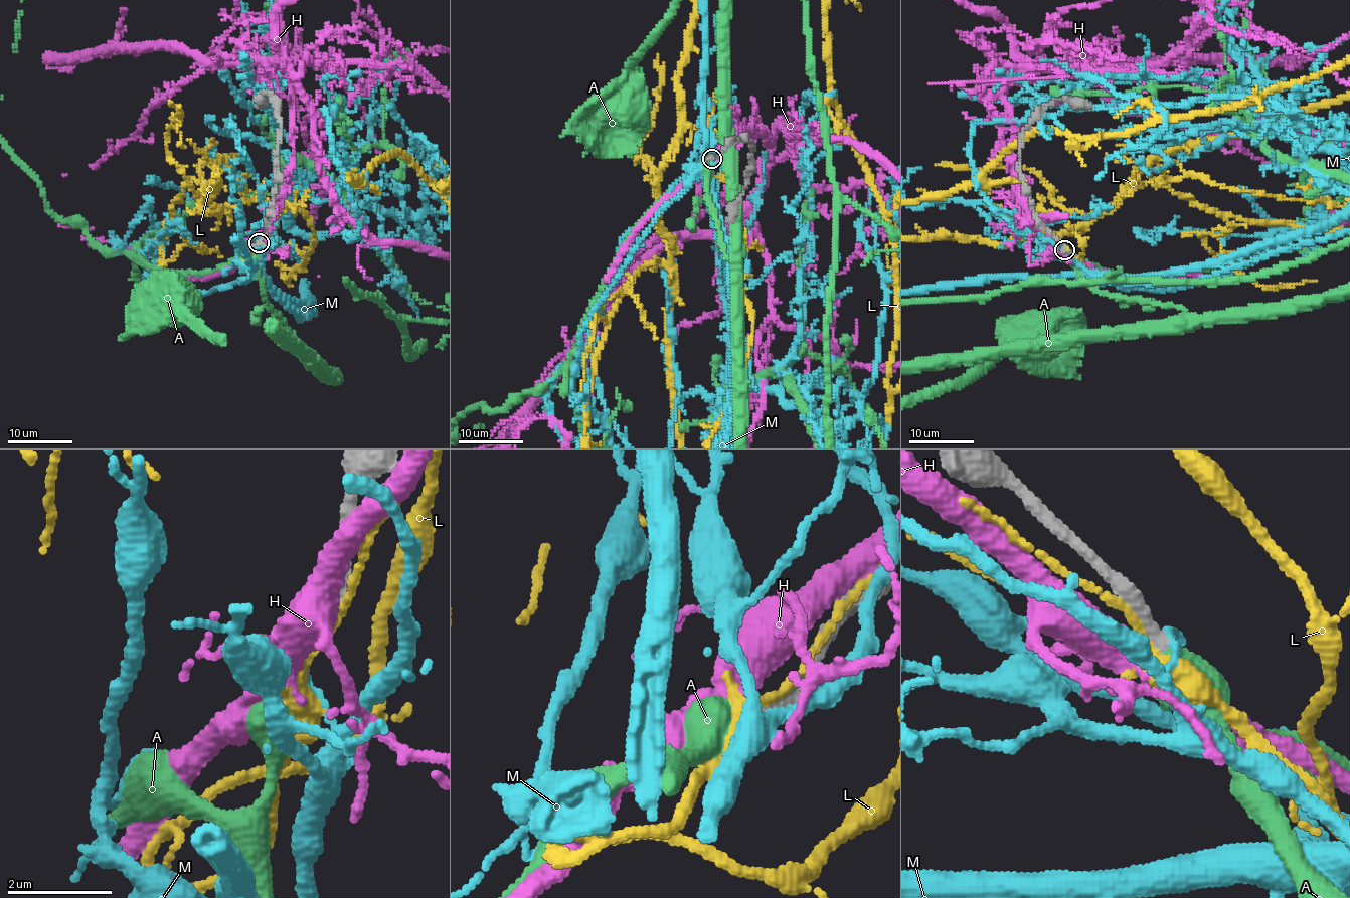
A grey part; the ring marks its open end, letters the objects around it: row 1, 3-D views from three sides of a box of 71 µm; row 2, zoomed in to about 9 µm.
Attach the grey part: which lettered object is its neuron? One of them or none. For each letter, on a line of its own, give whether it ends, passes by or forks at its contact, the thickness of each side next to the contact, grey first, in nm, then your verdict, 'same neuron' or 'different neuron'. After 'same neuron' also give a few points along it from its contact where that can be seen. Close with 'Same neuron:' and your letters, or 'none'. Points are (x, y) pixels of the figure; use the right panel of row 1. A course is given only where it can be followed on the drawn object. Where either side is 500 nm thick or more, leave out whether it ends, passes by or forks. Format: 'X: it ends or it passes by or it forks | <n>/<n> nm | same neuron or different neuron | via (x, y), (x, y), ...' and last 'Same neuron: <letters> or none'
A: 440/700 nm | same neuron
H: it passes by | 440/420 nm | different neuron
L: it passes by | 280/280 nm | different neuron
M: it ends | 440/150 nm | different neuron
Same neuron: A

